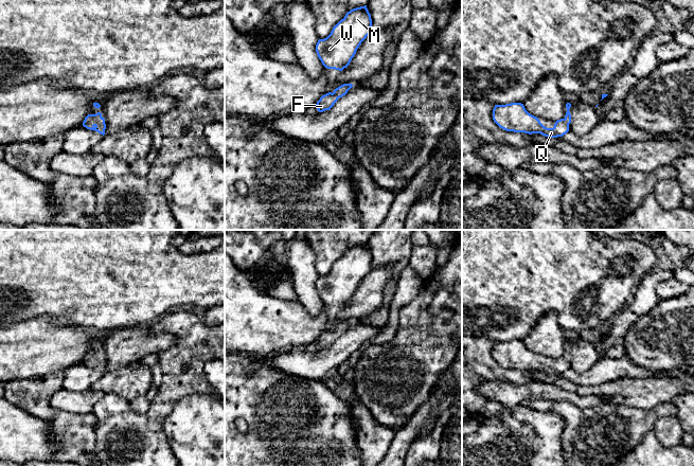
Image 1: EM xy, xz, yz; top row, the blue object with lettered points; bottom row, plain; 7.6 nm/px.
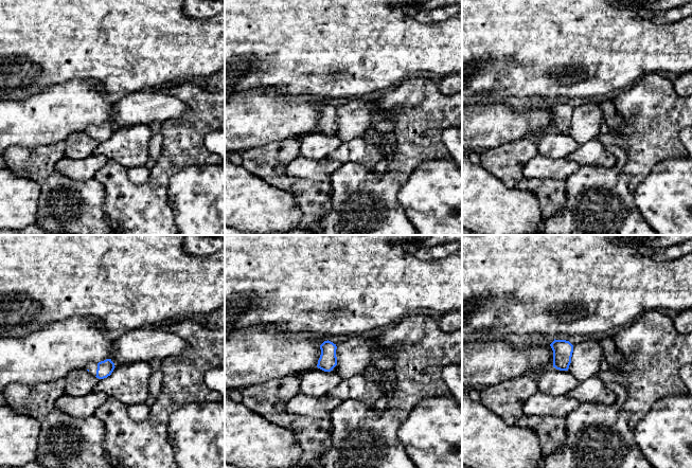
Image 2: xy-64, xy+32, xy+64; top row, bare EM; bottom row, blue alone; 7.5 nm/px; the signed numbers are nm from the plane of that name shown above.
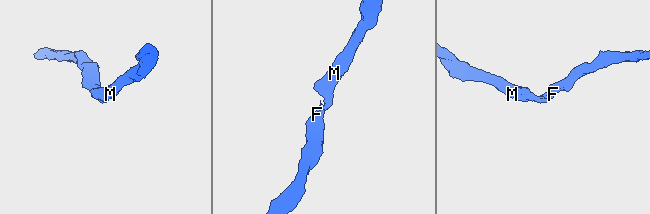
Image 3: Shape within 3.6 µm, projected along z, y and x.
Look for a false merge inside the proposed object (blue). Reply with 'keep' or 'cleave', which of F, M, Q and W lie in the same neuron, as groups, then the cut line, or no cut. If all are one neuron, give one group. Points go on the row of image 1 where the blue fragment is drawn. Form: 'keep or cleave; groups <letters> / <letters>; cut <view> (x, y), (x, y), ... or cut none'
keep; groups F M Q W; cut none

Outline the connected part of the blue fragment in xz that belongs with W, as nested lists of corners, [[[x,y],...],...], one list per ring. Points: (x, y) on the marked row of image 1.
[[[367,5],[348,12],[343,19],[334,25],[331,34],[319,39],[316,52],[327,69],[342,71],[346,68],[361,42],[371,33],[372,19]]]

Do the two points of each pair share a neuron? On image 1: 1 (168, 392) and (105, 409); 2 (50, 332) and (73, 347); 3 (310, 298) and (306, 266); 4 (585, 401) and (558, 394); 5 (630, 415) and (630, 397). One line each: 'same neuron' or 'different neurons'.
1: same neuron
2: same neuron
3: same neuron
4: same neuron
5: different neurons

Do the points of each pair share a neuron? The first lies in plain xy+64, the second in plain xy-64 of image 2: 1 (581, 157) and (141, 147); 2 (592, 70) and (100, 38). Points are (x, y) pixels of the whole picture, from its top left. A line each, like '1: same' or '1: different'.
1: same
2: same

